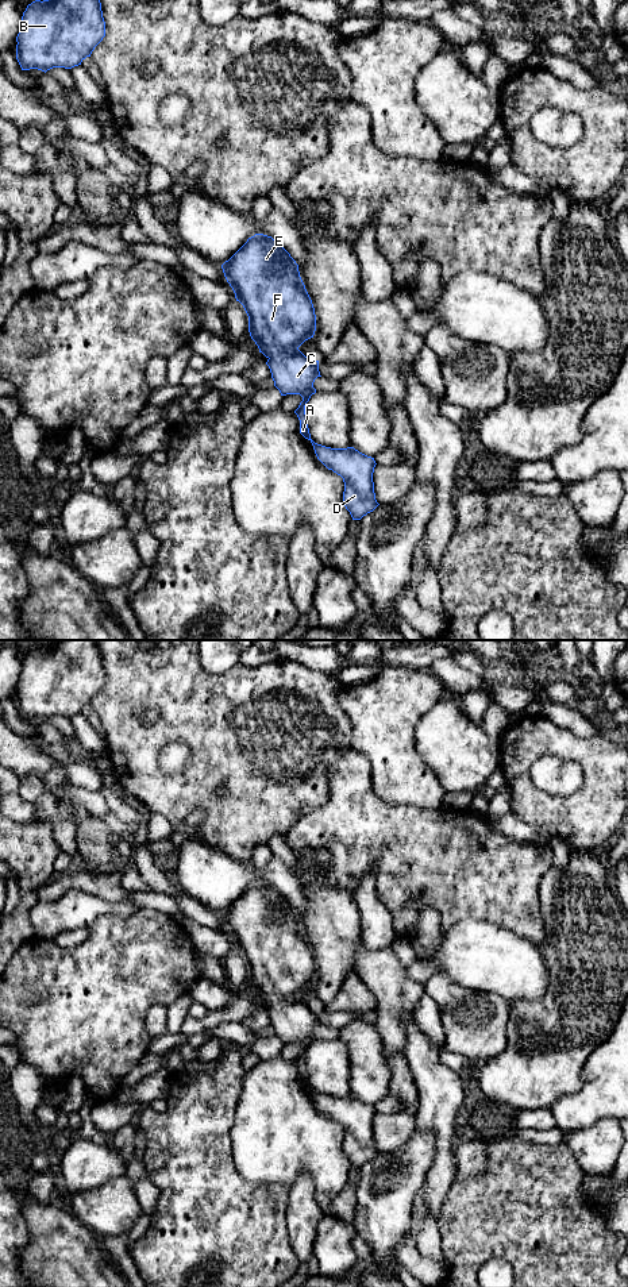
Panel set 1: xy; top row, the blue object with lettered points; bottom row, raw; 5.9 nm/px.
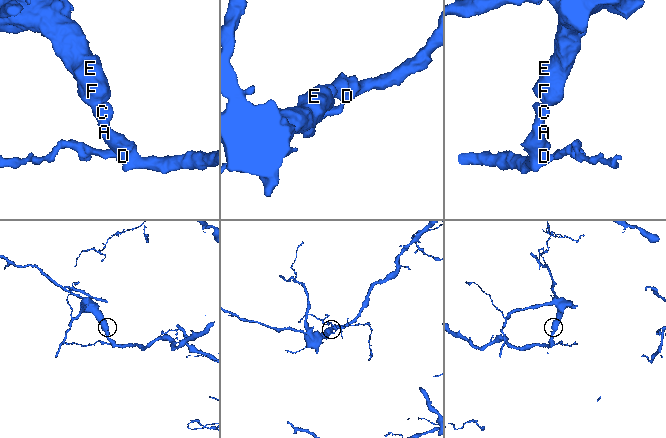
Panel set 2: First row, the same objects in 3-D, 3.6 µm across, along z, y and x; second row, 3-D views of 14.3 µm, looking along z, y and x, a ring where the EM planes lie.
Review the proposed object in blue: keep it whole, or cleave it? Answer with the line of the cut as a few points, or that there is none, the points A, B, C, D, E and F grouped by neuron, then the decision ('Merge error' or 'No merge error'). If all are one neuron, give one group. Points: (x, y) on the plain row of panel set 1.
No split. Groups: A B C D E F. No merge error

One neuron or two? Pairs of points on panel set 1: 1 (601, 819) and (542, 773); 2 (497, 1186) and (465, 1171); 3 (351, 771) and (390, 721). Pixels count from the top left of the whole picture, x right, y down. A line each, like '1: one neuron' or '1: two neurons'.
1: two neurons
2: two neurons
3: two neurons

